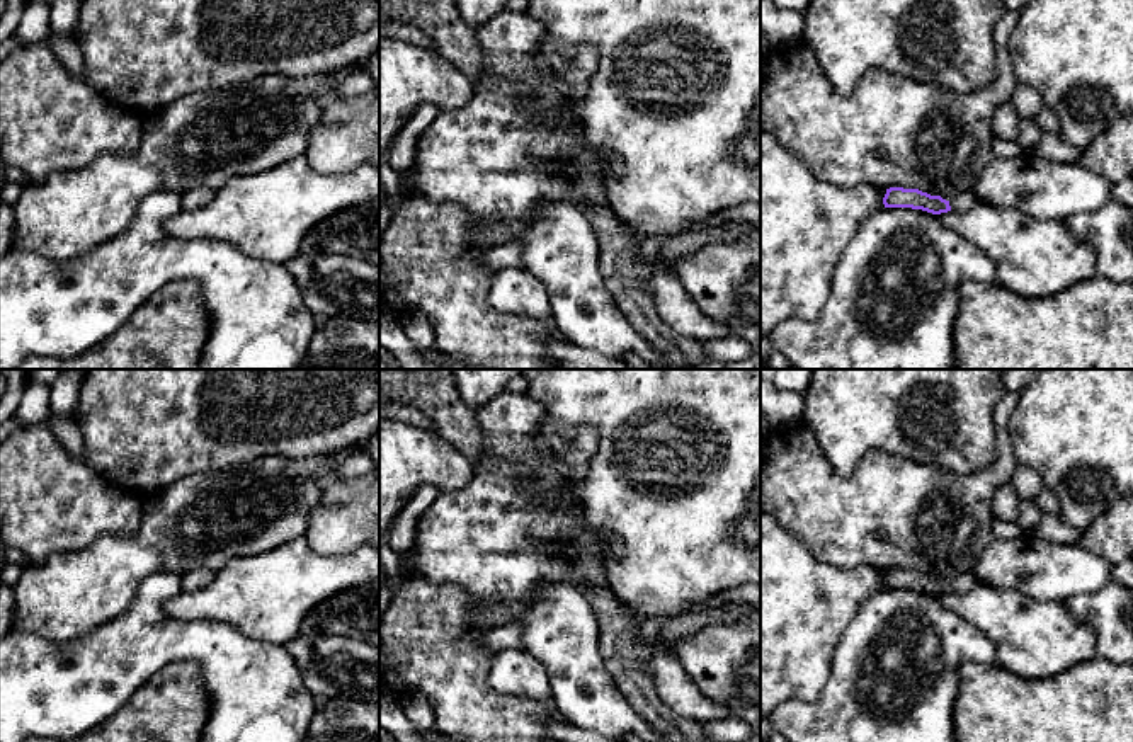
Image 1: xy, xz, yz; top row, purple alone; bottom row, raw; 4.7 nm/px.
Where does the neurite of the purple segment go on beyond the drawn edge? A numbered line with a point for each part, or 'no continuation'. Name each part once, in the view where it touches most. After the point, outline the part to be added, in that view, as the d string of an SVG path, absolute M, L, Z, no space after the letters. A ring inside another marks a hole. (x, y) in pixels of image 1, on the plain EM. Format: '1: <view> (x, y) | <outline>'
1: yz (962, 582) | M973 572L956 575L949 580L951 592L966 592L976 584Z

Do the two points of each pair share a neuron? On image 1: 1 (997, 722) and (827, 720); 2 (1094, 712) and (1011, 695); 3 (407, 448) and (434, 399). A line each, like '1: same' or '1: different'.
1: different
2: same
3: different

